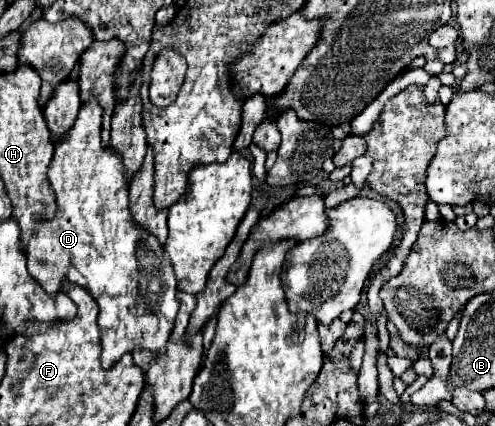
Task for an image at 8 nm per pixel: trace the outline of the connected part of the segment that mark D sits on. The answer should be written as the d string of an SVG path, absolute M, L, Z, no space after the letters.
M91 97L87 103L81 103L79 107L79 113L77 113L77 119L73 123L73 127L55 143L55 157L49 165L49 181L51 181L51 187L55 191L55 199L57 199L57 213L53 219L39 219L37 225L35 225L35 235L29 239L29 245L27 245L27 269L29 269L29 275L35 277L41 287L47 291L47 293L55 293L61 289L61 281L67 279L75 285L81 285L85 289L91 291L91 295L95 297L95 301L99 303L99 329L101 329L101 347L103 347L103 353L101 353L101 363L103 367L111 367L113 363L119 361L119 357L123 353L129 353L133 349L149 349L149 351L163 351L163 347L167 345L169 341L169 335L171 335L171 327L175 323L175 315L177 315L177 309L179 309L179 299L177 299L177 279L175 279L175 273L173 273L173 267L171 263L167 261L165 257L165 249L163 245L159 243L159 239L149 233L147 229L143 229L131 215L129 211L129 183L127 183L127 175L125 175L125 167L123 167L123 159L121 159L121 153L117 149L113 149L111 145L103 147L101 143L101 123L103 123L103 107L99 105L97 97Z

